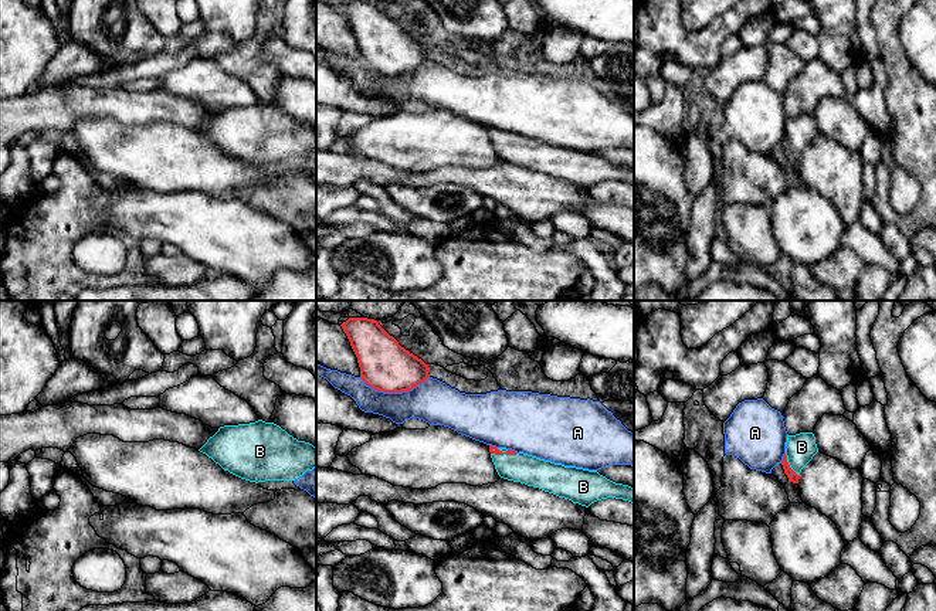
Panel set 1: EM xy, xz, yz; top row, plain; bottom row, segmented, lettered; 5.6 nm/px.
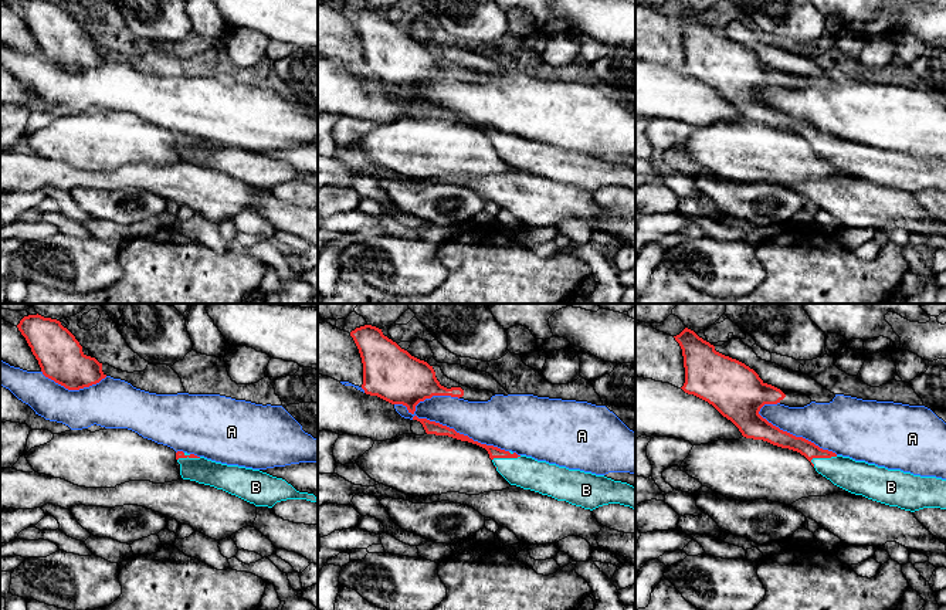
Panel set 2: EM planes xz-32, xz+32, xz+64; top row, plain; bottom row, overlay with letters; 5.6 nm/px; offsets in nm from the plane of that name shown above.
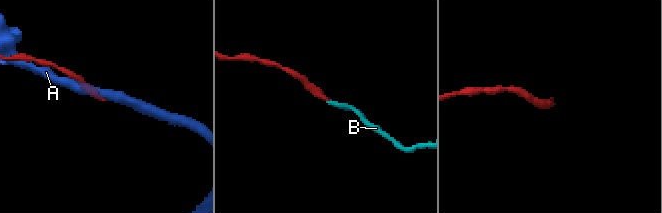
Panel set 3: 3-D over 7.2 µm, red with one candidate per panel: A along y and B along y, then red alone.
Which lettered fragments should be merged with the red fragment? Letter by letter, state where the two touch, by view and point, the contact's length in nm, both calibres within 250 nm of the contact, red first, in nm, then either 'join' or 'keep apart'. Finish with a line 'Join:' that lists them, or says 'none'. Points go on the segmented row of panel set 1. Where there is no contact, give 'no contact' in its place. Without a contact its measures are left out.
A: xz (393, 391) | 400 nm | 280/240 nm | keep apart
B: xz (504, 452) | 150 nm | 50/170 nm | join
Join: B

